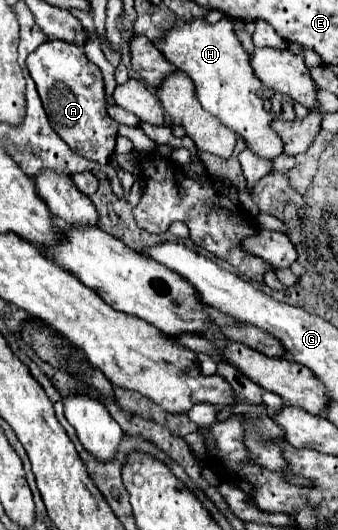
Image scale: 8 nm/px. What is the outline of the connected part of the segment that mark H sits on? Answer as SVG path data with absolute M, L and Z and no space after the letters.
M202 18L192 22L178 20L176 26L164 36L164 44L160 46L160 50L170 64L192 78L196 98L202 108L220 118L224 126L234 130L256 156L272 160L282 154L284 142L272 130L274 116L264 110L264 104L258 98L262 82L254 76L250 54L236 38L230 18L222 18L212 26L208 26Z

